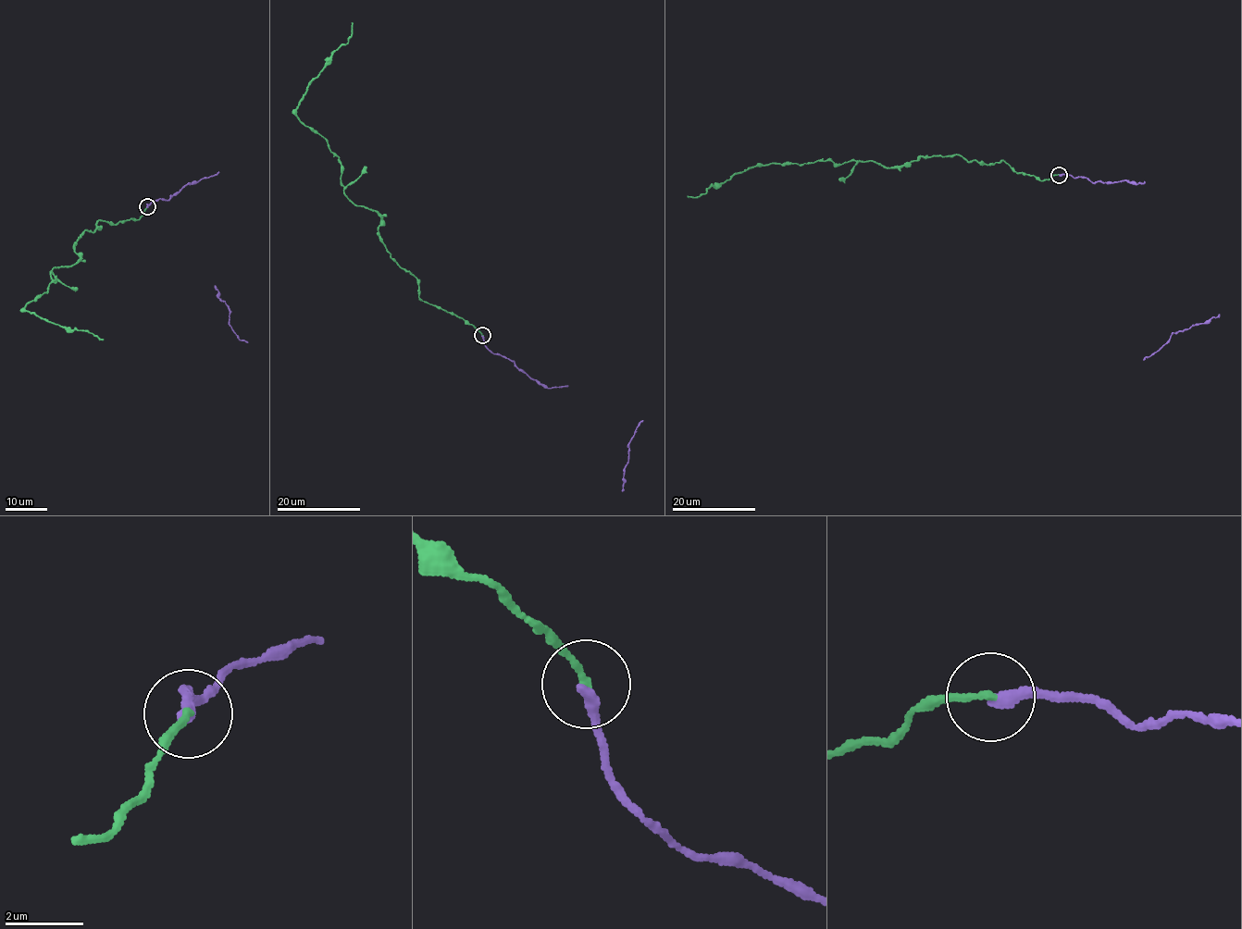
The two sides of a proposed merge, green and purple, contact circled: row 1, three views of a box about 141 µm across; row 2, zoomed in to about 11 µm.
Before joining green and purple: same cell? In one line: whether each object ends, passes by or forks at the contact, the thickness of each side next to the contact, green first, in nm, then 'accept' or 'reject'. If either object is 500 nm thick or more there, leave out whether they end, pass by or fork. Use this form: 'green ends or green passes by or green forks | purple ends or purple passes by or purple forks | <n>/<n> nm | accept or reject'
green ends | purple ends | 180/320 nm | accept

